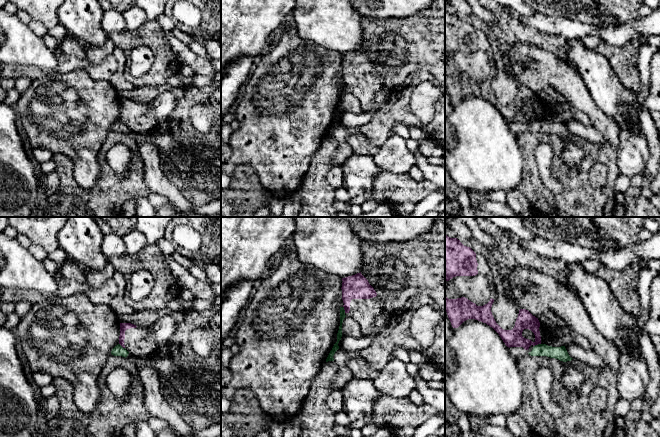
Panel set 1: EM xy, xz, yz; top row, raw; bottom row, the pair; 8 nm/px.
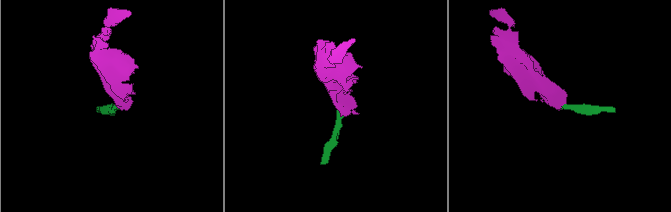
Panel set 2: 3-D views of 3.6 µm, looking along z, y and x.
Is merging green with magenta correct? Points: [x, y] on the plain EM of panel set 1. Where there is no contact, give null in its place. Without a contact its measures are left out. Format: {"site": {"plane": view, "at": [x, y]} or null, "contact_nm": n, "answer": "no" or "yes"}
{"site": {"plane": "yz", "at": [538, 120]}, "contact_nm": 60, "answer": "no"}

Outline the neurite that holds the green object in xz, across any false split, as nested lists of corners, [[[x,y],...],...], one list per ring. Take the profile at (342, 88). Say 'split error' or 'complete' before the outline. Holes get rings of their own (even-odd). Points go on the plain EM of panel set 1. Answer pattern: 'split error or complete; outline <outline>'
split error; outline [[[342,69],[339,71],[339,80],[340,80],[340,102],[339,102],[339,106],[338,106],[338,109],[337,109],[337,118],[334,120],[332,126],[330,127],[327,135],[326,135],[326,138],[328,137],[334,137],[334,130],[335,128],[339,125],[339,122],[338,122],[338,119],[339,117],[341,116],[341,113],[342,113],[342,99],[343,99],[343,96],[344,94],[346,93],[345,91],[345,86],[344,86],[344,79],[343,79],[343,76],[342,76]]]

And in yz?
split error; outline [[[546,120],[531,121],[528,126],[525,126],[523,123],[510,123],[510,129],[514,135],[519,135],[524,133],[526,130],[531,132],[547,132],[550,134],[555,134],[563,138],[571,137],[571,134],[565,124],[561,123],[552,123]]]

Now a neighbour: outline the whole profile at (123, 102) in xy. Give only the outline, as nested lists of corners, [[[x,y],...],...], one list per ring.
[[[120,99],[119,120],[141,135],[149,133],[159,124],[149,103],[137,103],[131,99]]]

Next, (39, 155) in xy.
[[[33,148],[32,150],[32,159],[35,160],[38,164],[52,160],[53,153],[49,150],[41,148]]]

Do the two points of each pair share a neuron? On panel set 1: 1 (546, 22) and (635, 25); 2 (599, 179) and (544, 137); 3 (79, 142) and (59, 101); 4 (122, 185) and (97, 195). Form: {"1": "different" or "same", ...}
{"1": "same", "2": "different", "3": "same", "4": "same"}

